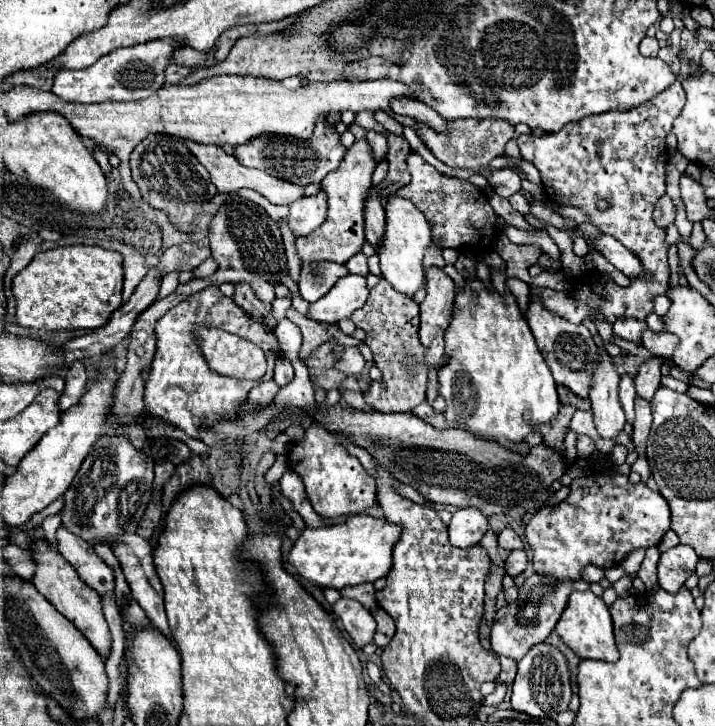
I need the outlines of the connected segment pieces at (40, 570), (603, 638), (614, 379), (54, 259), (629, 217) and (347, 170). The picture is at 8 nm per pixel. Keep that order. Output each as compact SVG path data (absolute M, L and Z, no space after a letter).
M45 541L33 543L33 561L37 563L37 571L33 575L33 585L37 587L37 591L87 637L87 641L103 659L107 659L111 653L111 633L103 617L101 597L89 585L85 585L75 573L75 569L71 569L71 565L63 561L63 557Z
M573 591L571 593L569 603L567 603L555 631L581 659L601 659L601 661L619 659L615 639L613 639L613 621L609 615L609 607L593 591Z
M605 351L601 353L601 361L595 369L595 377L591 383L591 407L595 415L597 433L603 439L615 439L625 425L625 413L621 409L617 391L619 391L619 375L611 357Z
M89 245L39 251L33 261L13 277L13 297L17 301L15 323L19 327L49 331L93 331L103 327L121 305L121 261L119 253Z
M675 81L659 97L647 101L647 105L637 105L625 113L609 111L565 125L559 133L517 137L521 157L539 169L547 197L553 203L581 209L591 225L621 241L643 265L643 277L633 277L629 287L603 281L603 275L597 271L581 277L589 285L589 293L575 293L575 287L571 291L555 291L533 285L533 297L551 313L575 325L581 325L585 319L595 321L595 311L603 313L607 323L615 323L621 317L643 321L653 313L653 299L667 295L671 273L667 263L669 245L665 243L665 229L653 221L653 207L665 193L665 161L669 159L665 137L683 105L685 93L681 81Z
M355 141L351 149L347 149L339 169L331 171L323 181L321 181L321 191L327 193L327 219L323 225L313 231L309 237L299 237L295 241L297 255L301 263L325 263L325 261L335 261L345 265L353 255L361 253L363 243L365 243L365 201L367 193L371 191L371 173L375 169L375 159L371 155L371 147L367 141Z

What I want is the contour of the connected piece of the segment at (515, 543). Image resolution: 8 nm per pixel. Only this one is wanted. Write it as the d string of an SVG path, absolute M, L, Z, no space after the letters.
M505 527L505 529L499 533L499 547L507 549L507 551L523 549L523 541L521 541L521 537L519 537L511 527Z

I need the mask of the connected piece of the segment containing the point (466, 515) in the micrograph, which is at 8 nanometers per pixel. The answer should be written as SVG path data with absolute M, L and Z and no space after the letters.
M463 507L453 513L449 523L449 541L455 547L471 547L481 541L487 531L487 517L475 507Z

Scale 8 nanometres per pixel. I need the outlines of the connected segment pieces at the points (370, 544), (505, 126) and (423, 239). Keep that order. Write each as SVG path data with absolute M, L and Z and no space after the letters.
M349 515L339 525L303 529L293 543L287 561L295 567L297 575L317 587L343 589L367 581L385 577L391 569L391 549L399 539L401 527L391 525L385 519L375 519L371 515Z
M487 117L483 121L477 121L477 119L449 121L449 135L437 135L425 123L417 123L417 129L419 129L425 145L431 149L431 153L439 161L447 163L449 167L461 167L461 169L485 167L491 159L503 155L505 143L513 137L513 125L509 125L507 121L501 121L501 119L491 119L491 117Z
M391 197L387 199L387 229L383 237L381 249L377 249L381 257L381 275L387 279L397 293L403 293L407 297L413 297L425 281L425 271L423 271L423 257L425 251L431 245L431 229L427 225L427 219L415 205L407 199L401 197Z

